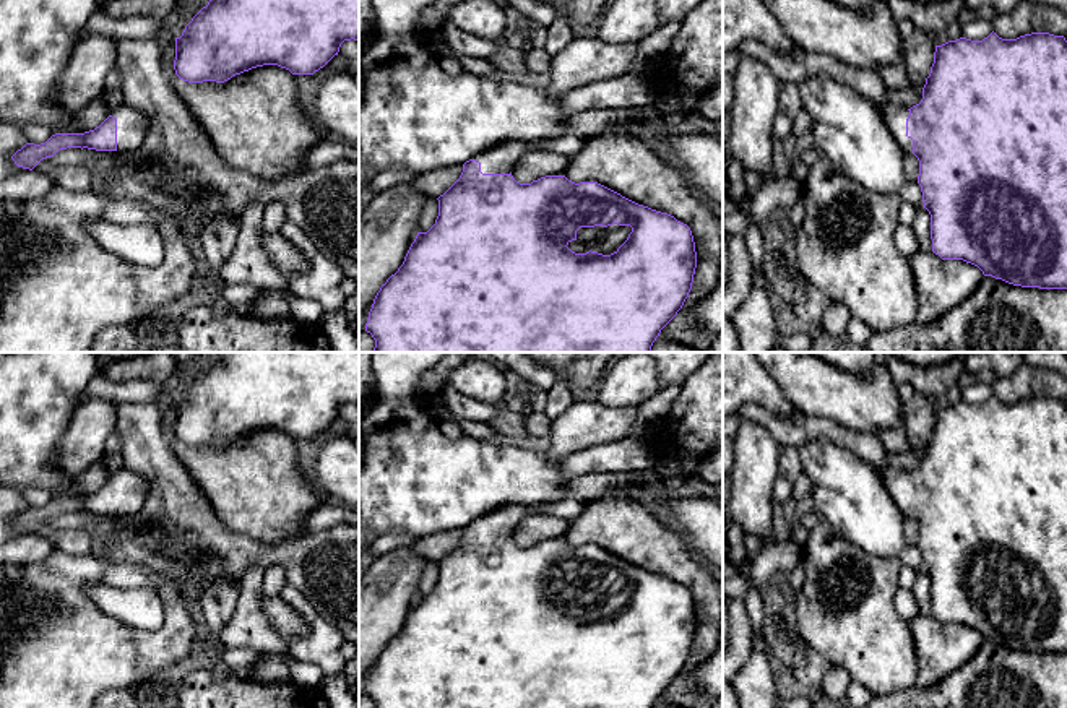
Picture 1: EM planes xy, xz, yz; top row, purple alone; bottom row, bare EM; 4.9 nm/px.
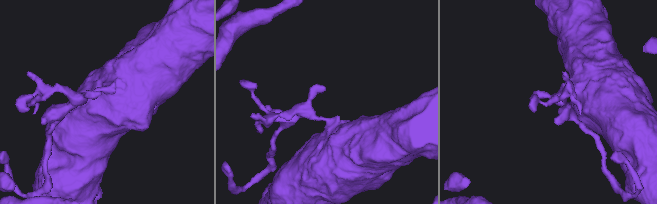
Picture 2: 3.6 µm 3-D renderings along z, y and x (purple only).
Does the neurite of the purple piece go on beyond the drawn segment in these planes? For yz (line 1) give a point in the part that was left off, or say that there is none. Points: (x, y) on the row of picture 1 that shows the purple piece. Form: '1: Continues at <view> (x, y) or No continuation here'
1: Continues at yz (895, 116)

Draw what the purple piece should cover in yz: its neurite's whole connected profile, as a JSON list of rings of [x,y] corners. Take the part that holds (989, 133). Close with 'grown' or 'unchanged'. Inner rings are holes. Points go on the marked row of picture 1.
[[[994,31],[983,41],[960,37],[935,45],[934,63],[922,88],[919,104],[906,109],[893,101],[877,102],[883,120],[906,154],[919,161],[918,183],[924,208],[931,214],[932,252],[942,260],[963,260],[978,266],[984,276],[1013,286],[1039,289],[1067,289],[1067,41],[1064,36],[1031,32],[1017,39],[1002,39]]] | grown

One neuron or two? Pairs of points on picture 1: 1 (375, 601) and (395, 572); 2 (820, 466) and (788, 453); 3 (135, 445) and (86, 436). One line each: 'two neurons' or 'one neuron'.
1: one neuron
2: two neurons
3: two neurons

